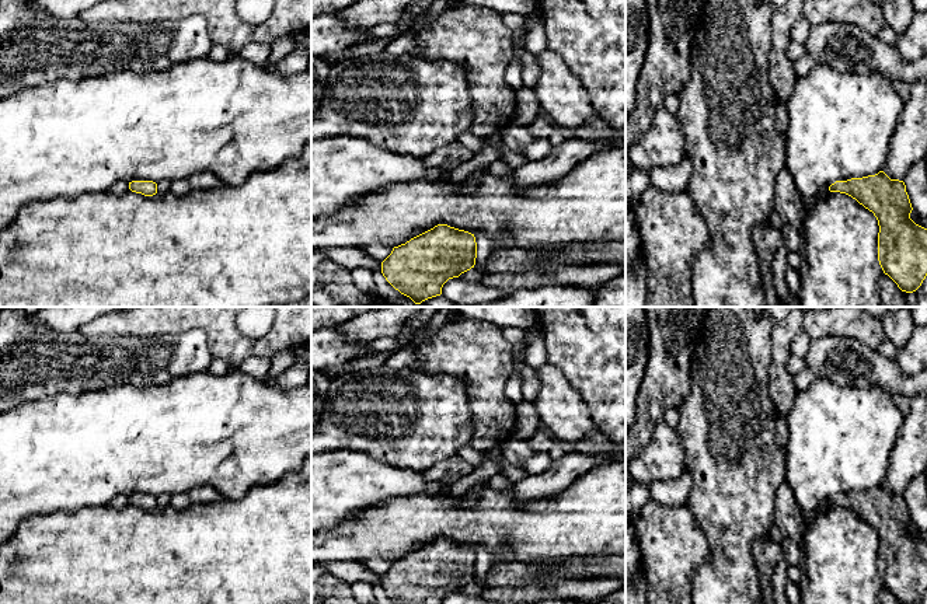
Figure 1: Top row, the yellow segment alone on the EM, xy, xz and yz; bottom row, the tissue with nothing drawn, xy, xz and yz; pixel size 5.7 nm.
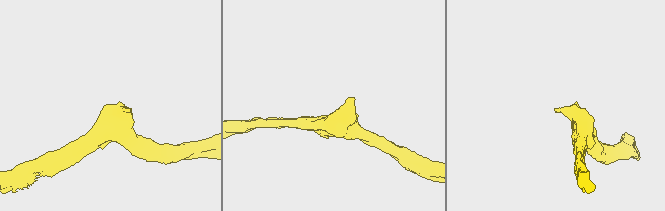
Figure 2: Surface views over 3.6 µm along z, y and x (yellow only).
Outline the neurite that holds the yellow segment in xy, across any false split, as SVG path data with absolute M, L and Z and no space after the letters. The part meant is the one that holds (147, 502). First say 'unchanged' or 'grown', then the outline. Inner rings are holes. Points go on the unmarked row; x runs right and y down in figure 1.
unchanged; M132 495L129 503L144 510L153 510L157 507L157 497L153 495Z

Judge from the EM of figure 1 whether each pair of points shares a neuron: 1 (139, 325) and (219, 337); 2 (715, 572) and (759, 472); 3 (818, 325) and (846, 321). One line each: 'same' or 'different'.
1: same
2: same
3: same

